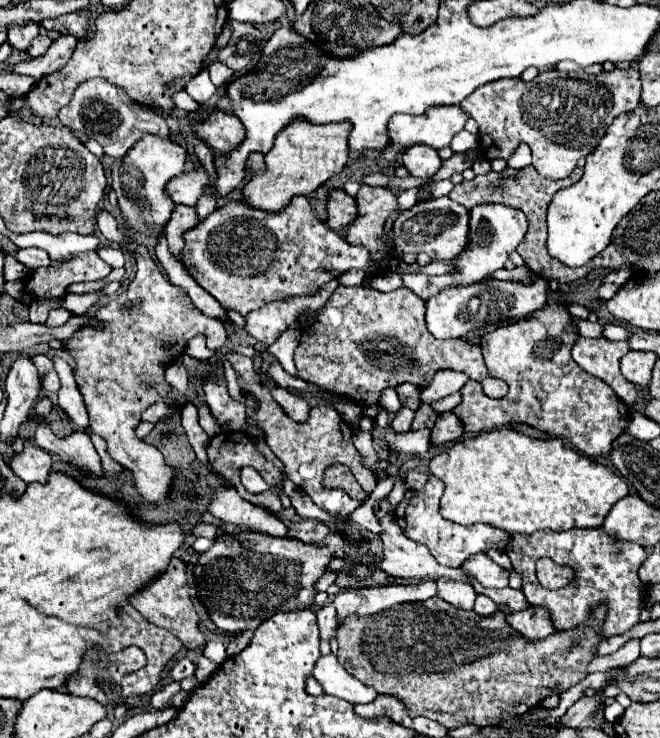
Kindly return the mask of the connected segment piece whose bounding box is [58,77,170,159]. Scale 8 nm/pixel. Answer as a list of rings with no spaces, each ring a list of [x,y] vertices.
[[[100,77],[80,83],[72,95],[72,101],[58,111],[58,119],[62,121],[62,125],[66,125],[74,131],[82,131],[84,135],[96,139],[102,145],[104,153],[112,159],[124,157],[124,153],[144,133],[152,133],[158,137],[170,135],[170,129],[162,115],[148,109],[146,105],[140,105],[140,103],[128,99],[124,89],[118,89],[116,85],[112,85]]]

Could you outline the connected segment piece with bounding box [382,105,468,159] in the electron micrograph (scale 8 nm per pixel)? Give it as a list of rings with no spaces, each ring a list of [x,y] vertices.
[[[434,105],[424,115],[418,115],[418,117],[416,115],[394,115],[392,121],[388,123],[390,145],[382,153],[386,159],[394,159],[398,153],[402,153],[404,149],[408,149],[408,145],[414,145],[414,143],[426,143],[426,145],[432,145],[434,149],[448,147],[452,137],[464,129],[466,119],[468,119],[468,113],[464,113],[460,105]]]

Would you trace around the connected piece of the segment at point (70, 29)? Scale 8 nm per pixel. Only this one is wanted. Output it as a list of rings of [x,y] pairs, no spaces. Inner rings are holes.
[[[66,13],[66,15],[54,17],[54,19],[42,19],[40,25],[44,29],[54,29],[58,33],[70,33],[76,39],[80,39],[80,37],[86,37],[88,19],[82,17],[82,15],[78,15],[78,13]]]

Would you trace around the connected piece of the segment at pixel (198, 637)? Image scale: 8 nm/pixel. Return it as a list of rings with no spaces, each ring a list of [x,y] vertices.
[[[174,557],[170,561],[168,571],[160,575],[160,579],[152,581],[152,585],[132,595],[132,605],[144,615],[146,621],[154,623],[156,627],[168,629],[172,635],[176,635],[186,649],[200,649],[206,643],[204,635],[198,629],[198,617],[196,617],[192,599],[188,597],[188,591],[186,591],[186,563],[182,559]]]

